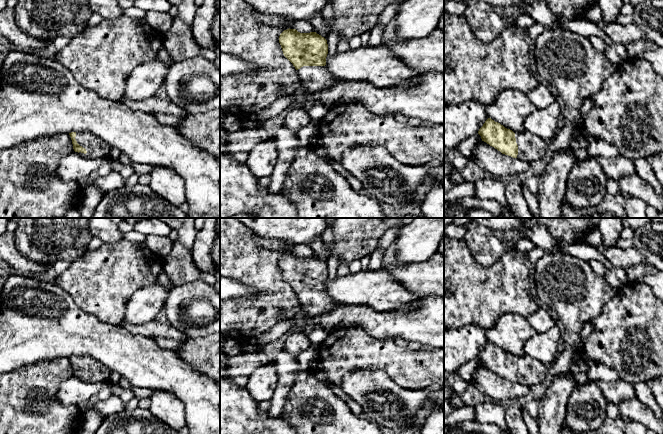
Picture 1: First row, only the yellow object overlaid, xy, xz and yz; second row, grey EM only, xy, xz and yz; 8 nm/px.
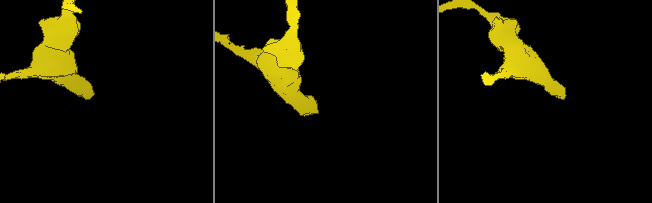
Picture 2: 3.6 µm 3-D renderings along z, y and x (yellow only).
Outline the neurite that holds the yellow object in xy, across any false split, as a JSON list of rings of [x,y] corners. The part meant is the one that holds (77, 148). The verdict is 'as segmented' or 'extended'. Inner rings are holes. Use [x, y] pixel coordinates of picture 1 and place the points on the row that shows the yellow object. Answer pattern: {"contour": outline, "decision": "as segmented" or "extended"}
{"contour": [[[83,131],[71,132],[69,135],[72,140],[74,151],[85,158],[99,159],[109,155],[111,146],[93,133]]], "decision": "extended"}

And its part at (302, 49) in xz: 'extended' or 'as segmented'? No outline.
extended

